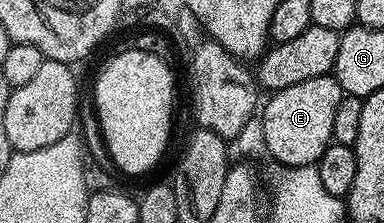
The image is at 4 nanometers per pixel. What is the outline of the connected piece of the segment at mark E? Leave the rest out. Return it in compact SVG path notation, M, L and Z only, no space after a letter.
M330 74L292 84L292 88L275 90L260 110L264 140L262 146L282 168L313 166L332 144L332 119L336 104L344 97L340 84Z

